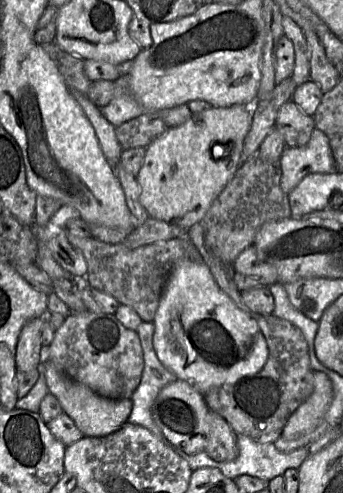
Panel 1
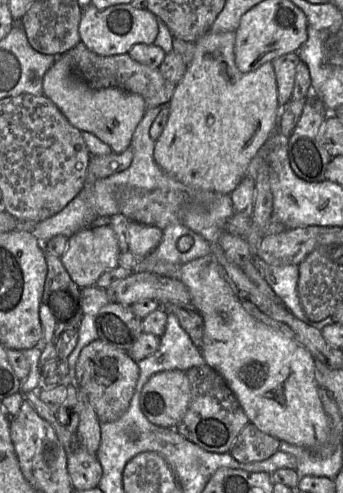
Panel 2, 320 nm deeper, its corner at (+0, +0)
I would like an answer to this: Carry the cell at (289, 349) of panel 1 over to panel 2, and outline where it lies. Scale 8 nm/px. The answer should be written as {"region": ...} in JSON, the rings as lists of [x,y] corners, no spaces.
{"region":[[[248,423],[234,441],[230,454],[241,463],[259,462],[279,450],[280,440]]]}

